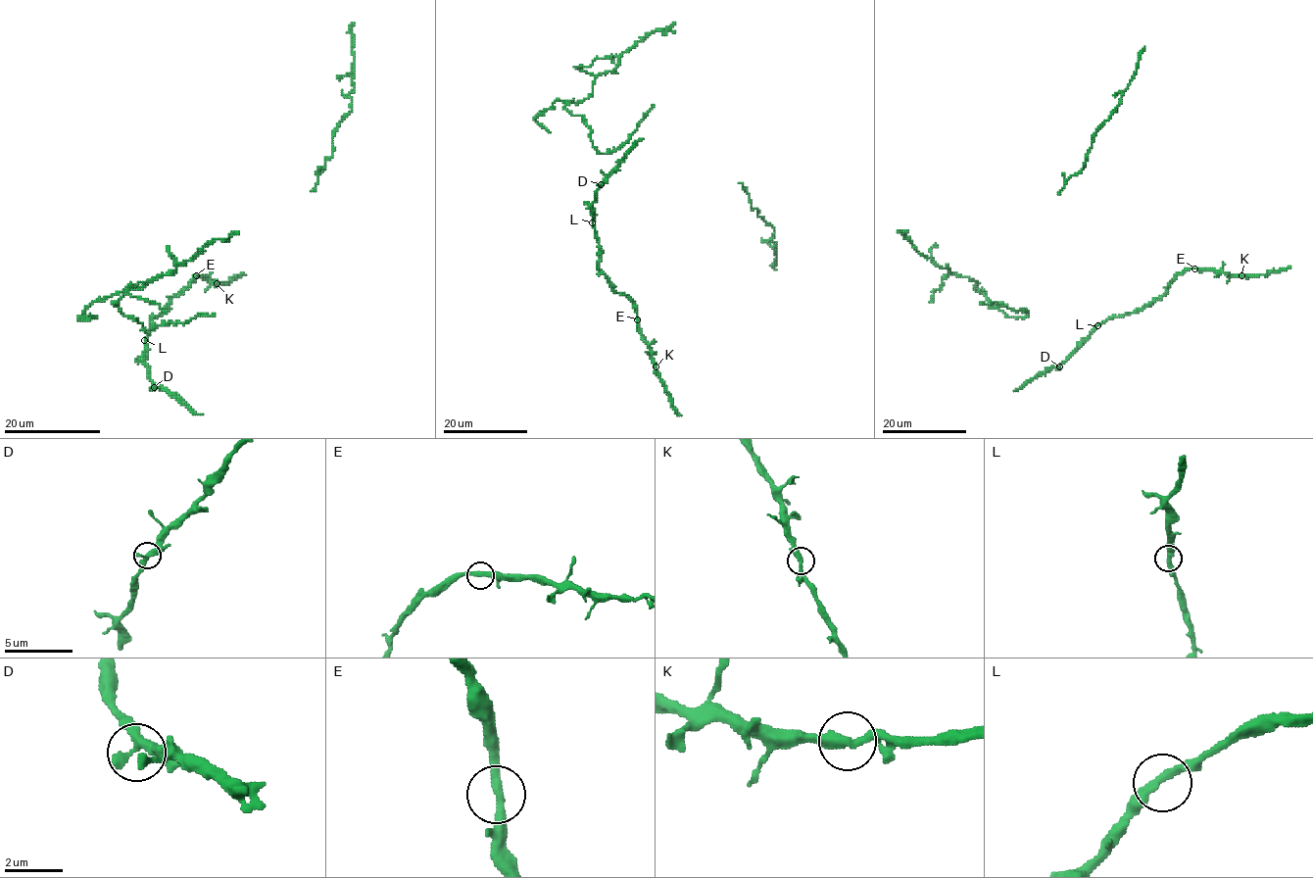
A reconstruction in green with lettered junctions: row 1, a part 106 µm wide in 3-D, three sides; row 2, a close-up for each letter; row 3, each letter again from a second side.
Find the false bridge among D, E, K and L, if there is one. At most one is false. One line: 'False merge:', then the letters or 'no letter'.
False merge: no letter

